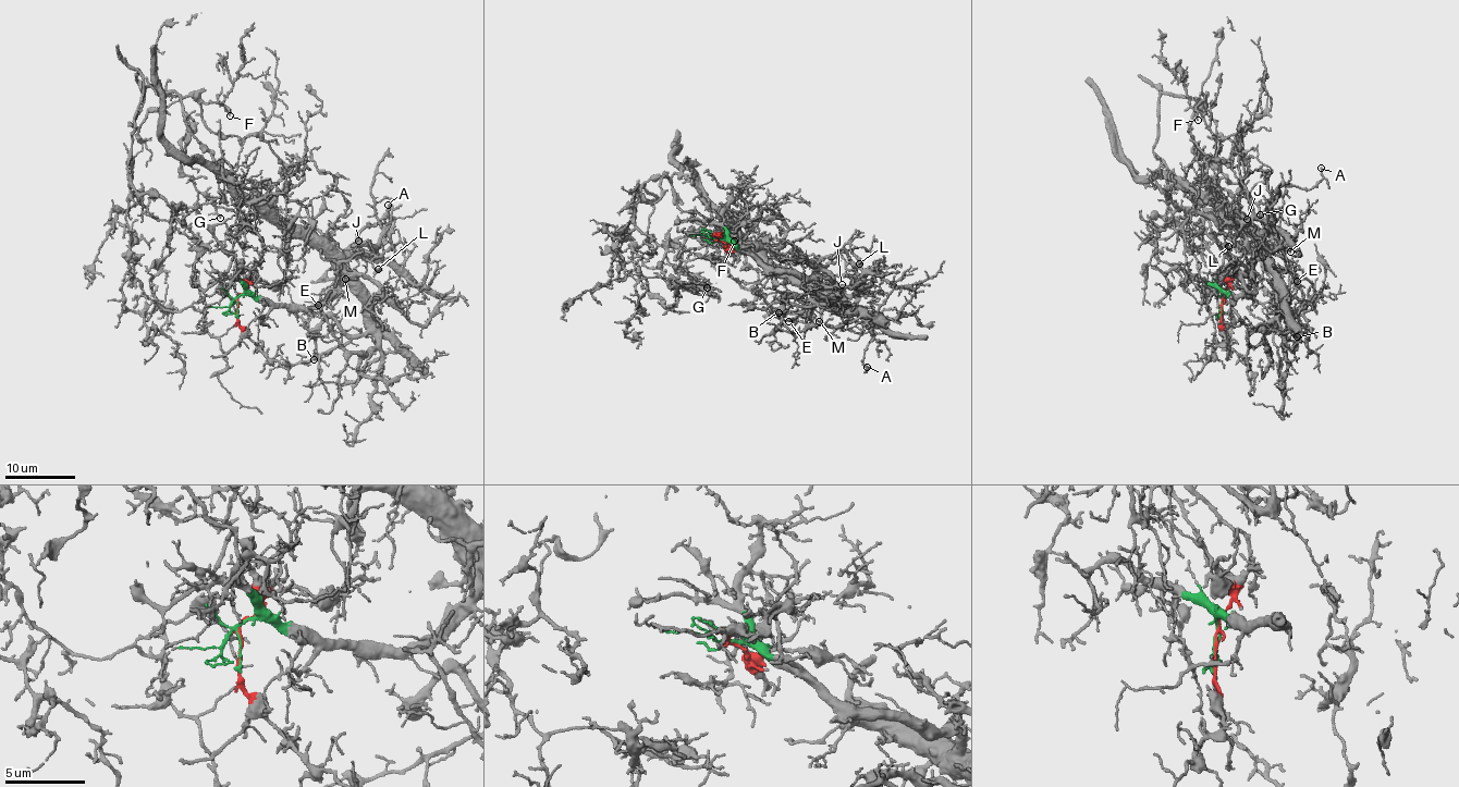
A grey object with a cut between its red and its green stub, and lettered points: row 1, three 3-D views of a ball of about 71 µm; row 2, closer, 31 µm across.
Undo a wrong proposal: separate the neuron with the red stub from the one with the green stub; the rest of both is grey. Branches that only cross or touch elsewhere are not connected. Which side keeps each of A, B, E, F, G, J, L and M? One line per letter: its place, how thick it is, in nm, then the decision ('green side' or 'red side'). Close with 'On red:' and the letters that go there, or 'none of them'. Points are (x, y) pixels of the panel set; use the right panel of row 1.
A: (1321, 168) | 120 nm | green side
B: (1297, 336) | 100 nm | green side
E: (1297, 281) | 140 nm | green side
F: (1198, 120) | 130 nm | red side
G: (1260, 214) | 100 nm | red side
J: (1247, 219) | 70 nm | green side
L: (1228, 246) | 130 nm | green side
M: (1290, 251) | 130 nm | green side
On red: F, G

